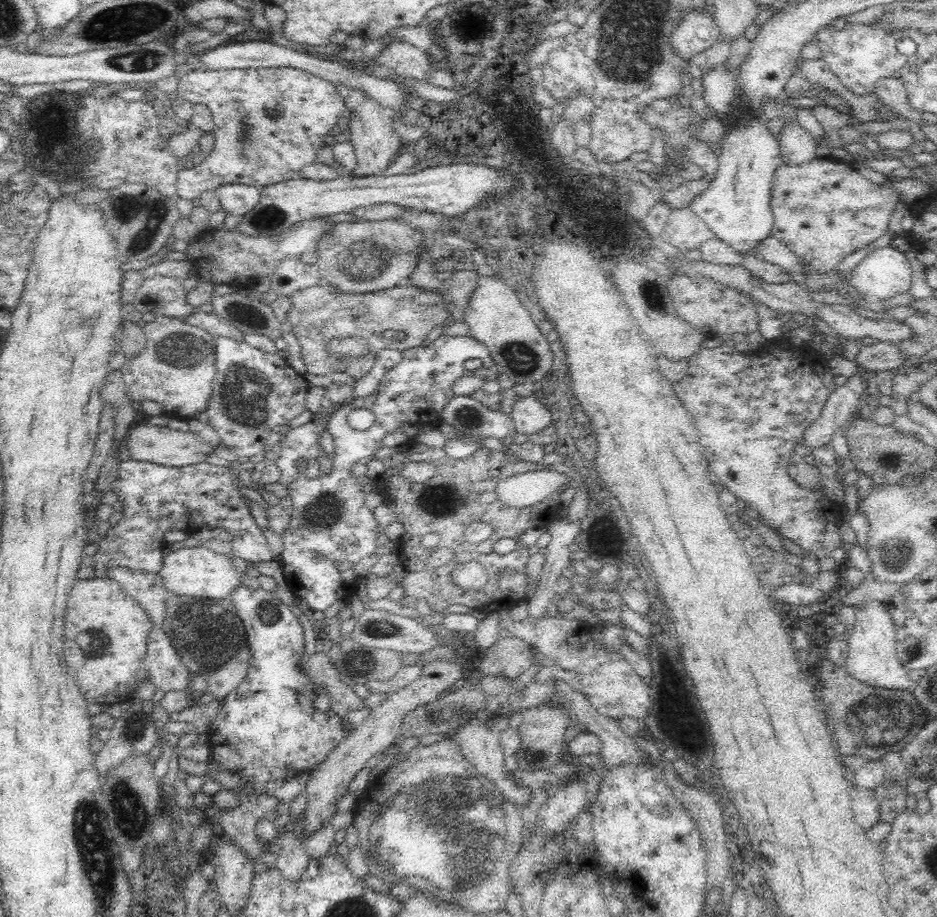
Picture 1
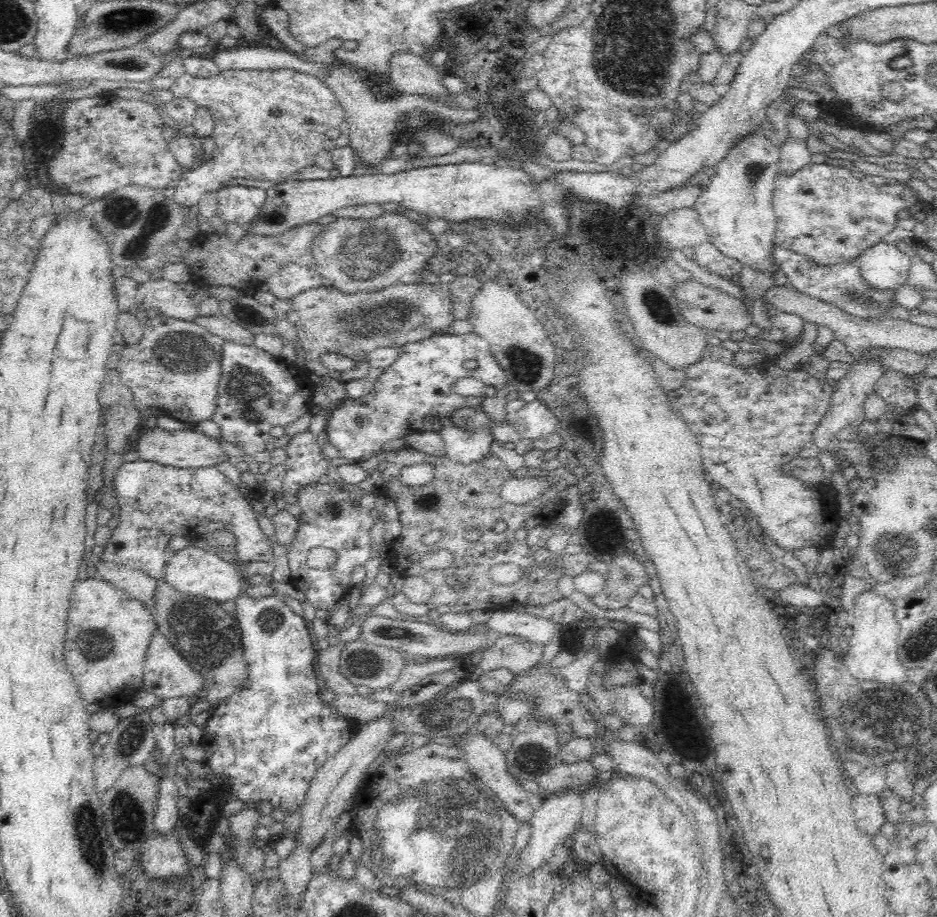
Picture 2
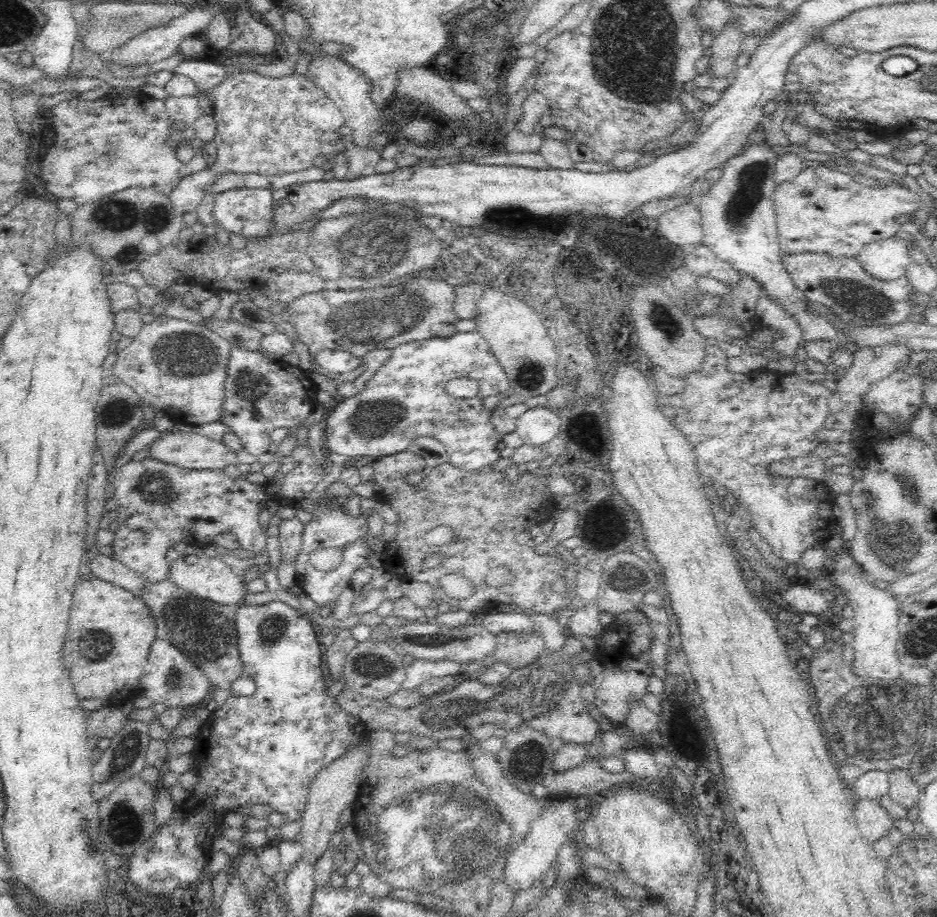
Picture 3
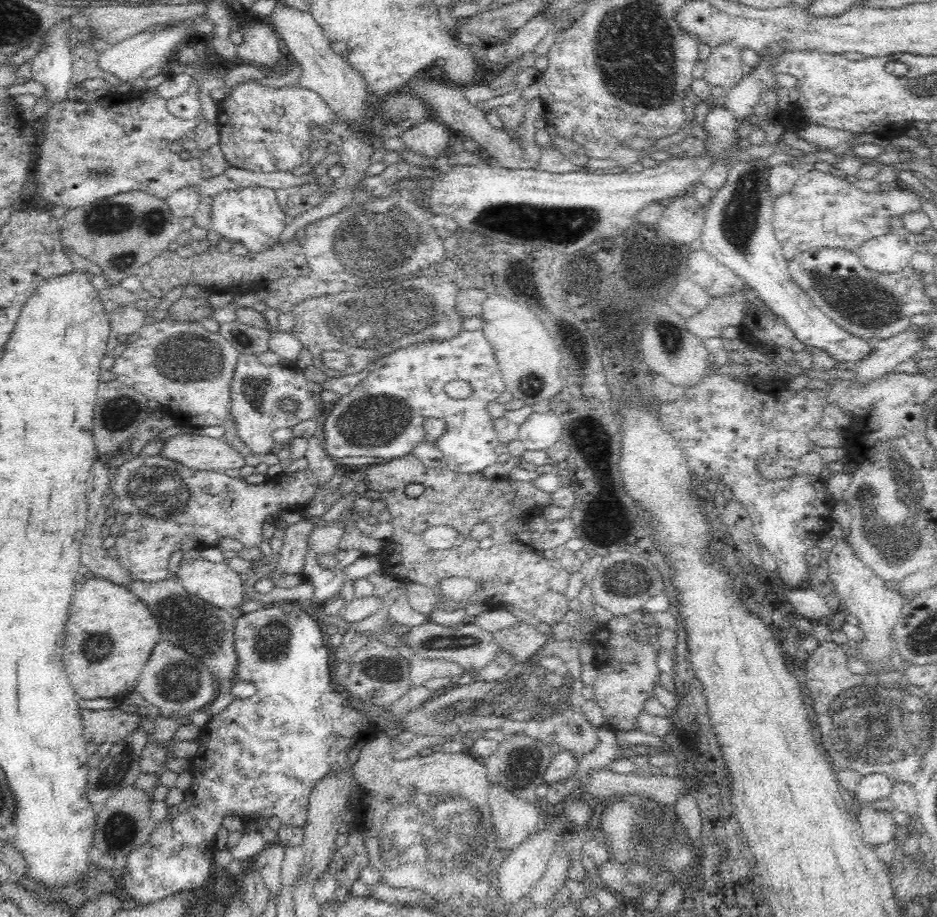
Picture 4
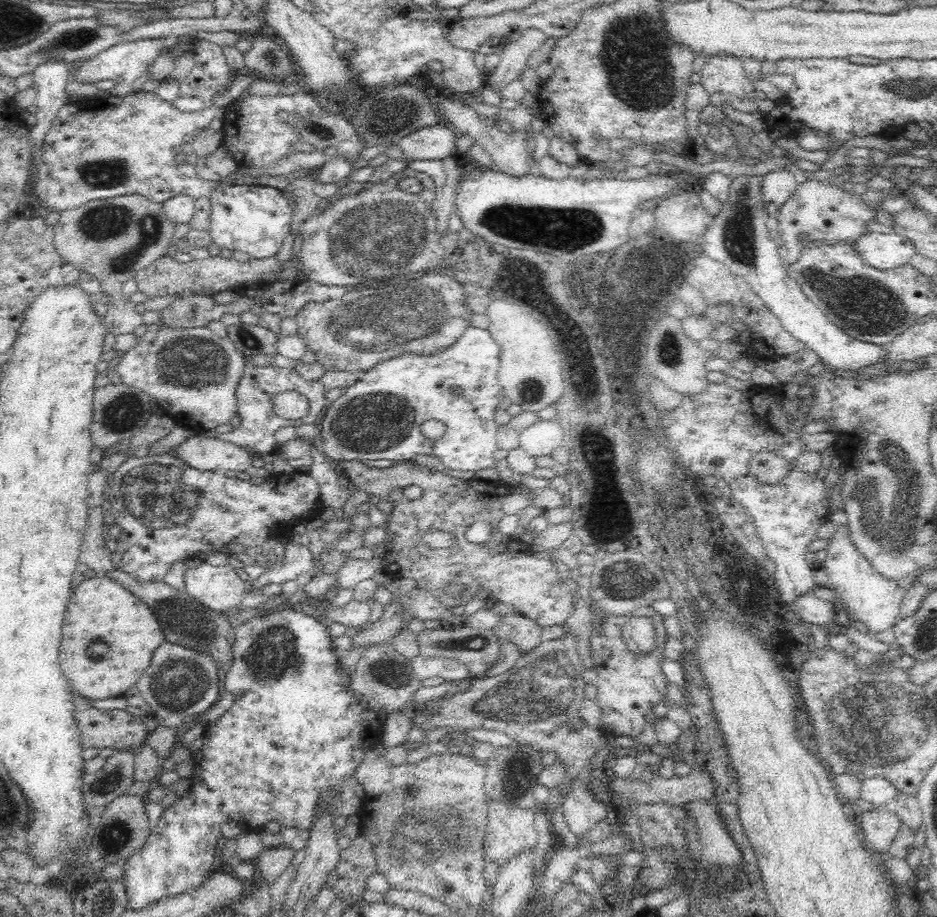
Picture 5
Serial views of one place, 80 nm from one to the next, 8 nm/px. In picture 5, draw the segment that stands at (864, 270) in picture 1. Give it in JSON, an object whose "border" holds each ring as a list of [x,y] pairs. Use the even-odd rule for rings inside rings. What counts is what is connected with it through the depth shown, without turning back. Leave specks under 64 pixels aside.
{"border":[[[896,232],[866,233],[855,242],[853,247],[866,265],[880,270],[897,269],[908,264],[912,256],[917,253],[912,240]]]}

